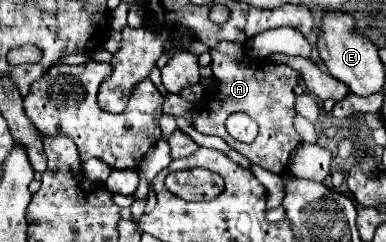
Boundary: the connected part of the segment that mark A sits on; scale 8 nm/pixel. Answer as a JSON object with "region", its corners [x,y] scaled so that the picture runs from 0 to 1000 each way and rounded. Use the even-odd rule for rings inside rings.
{"region":[[[565,182],[544,207],[549,223],[549,298],[560,347],[528,380],[513,421],[513,479],[503,488],[503,529],[513,545],[554,554],[585,579],[606,620],[632,636],[653,678],[679,686],[699,711],[741,711],[751,686],[756,628],[782,595],[782,562],[762,529],[762,488],[772,479],[762,421],[762,355],[777,331],[777,306],[746,264],[715,264],[699,248],[648,248],[637,231],[632,182]],[[606,463],[632,463],[658,479],[674,521],[668,570],[653,595],[627,595],[585,545],[585,488]]]}

